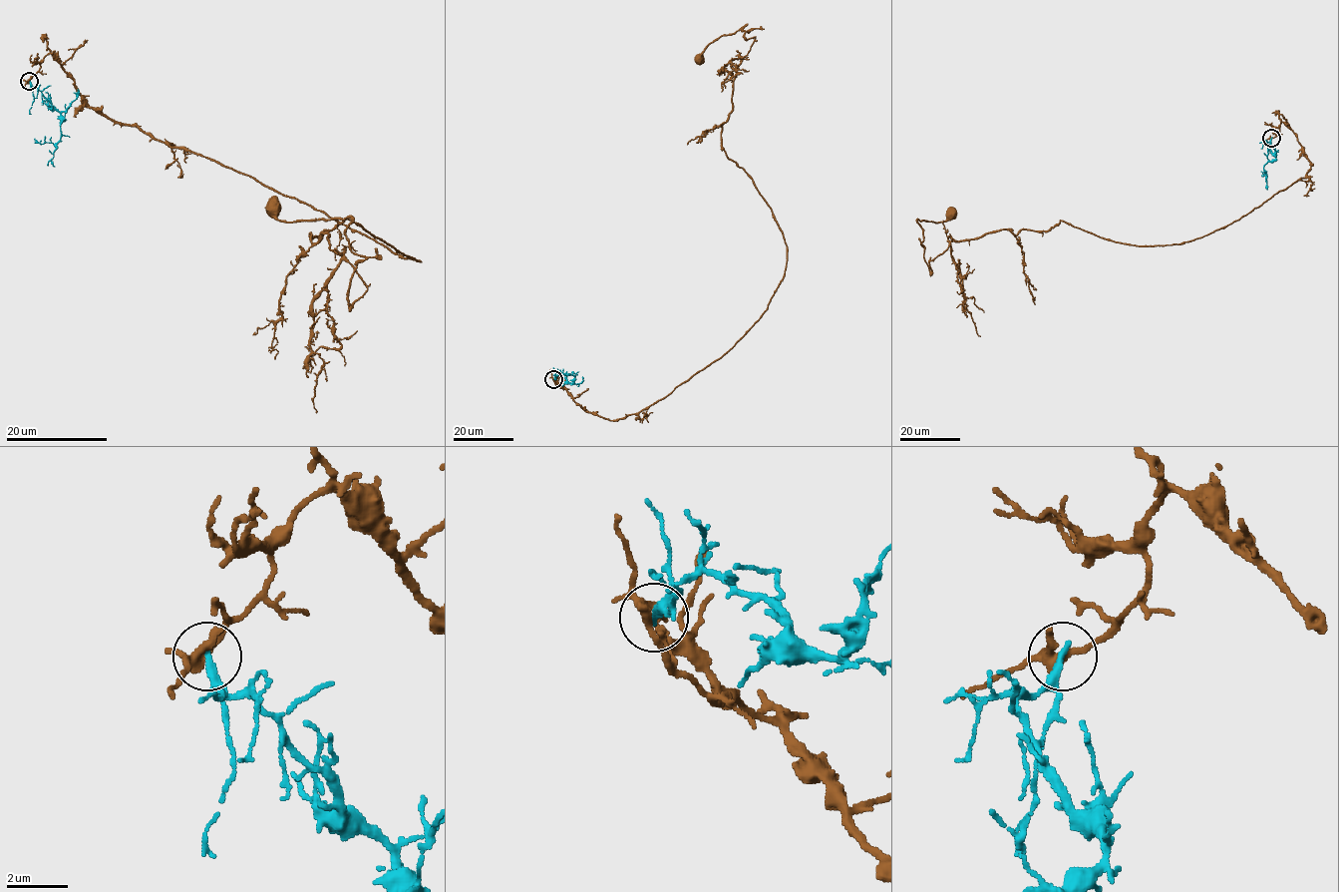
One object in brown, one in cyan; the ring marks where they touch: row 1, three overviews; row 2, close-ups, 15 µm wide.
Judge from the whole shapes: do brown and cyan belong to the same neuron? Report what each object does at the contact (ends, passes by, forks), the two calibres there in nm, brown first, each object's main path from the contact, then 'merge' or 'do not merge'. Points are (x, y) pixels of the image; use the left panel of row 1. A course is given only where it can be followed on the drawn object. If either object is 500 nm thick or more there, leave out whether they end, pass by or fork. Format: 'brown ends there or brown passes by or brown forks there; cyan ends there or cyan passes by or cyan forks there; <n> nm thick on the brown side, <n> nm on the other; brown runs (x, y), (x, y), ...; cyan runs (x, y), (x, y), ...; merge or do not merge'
brown forks there; cyan ends there; 280 nm thick on the brown side, 280 nm on the other; brown runs (29, 81), (51, 54), (107, 116), (420, 260), (311, 233), (349, 302), (350, 219), (271, 210); cyan runs (30, 81), (64, 119), (56, 143), (40, 144), (34, 139); do not merge

